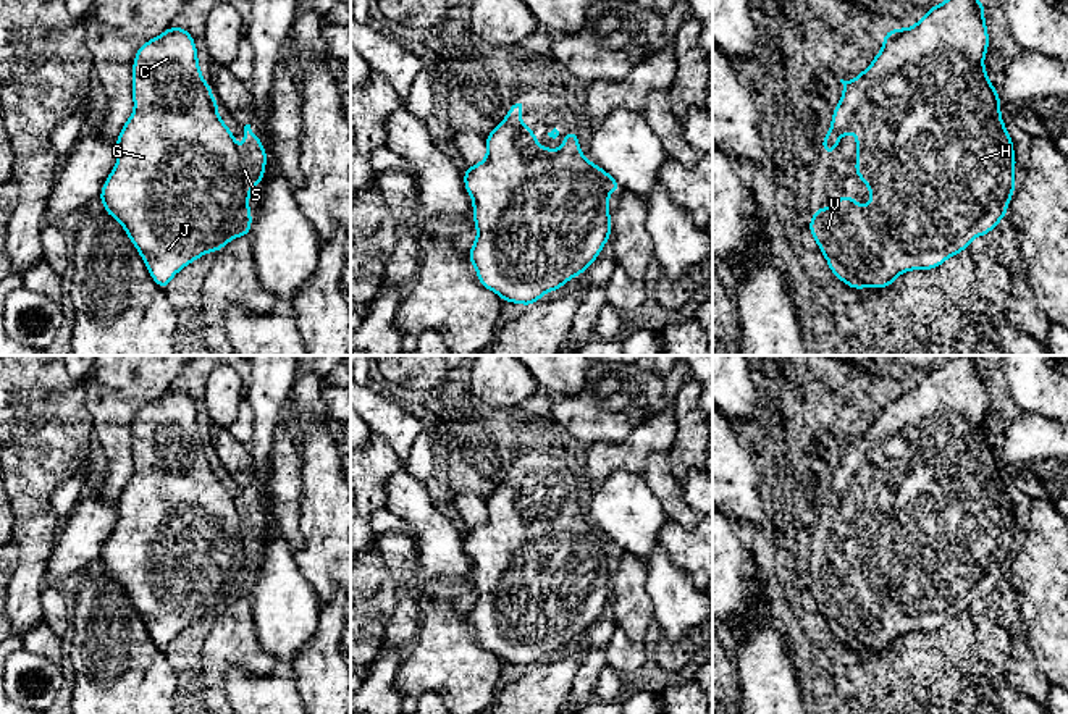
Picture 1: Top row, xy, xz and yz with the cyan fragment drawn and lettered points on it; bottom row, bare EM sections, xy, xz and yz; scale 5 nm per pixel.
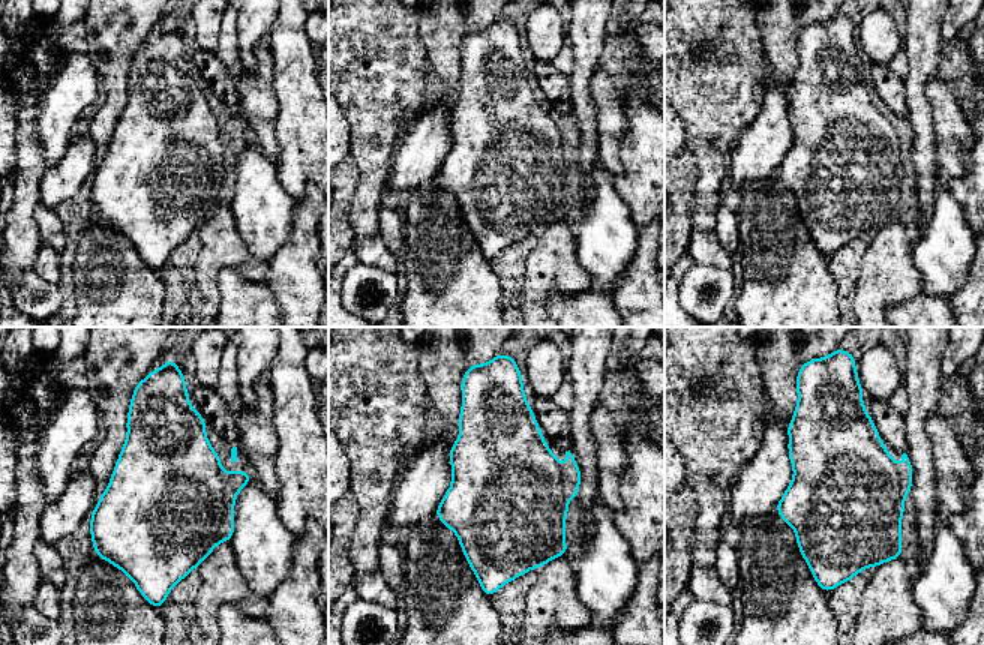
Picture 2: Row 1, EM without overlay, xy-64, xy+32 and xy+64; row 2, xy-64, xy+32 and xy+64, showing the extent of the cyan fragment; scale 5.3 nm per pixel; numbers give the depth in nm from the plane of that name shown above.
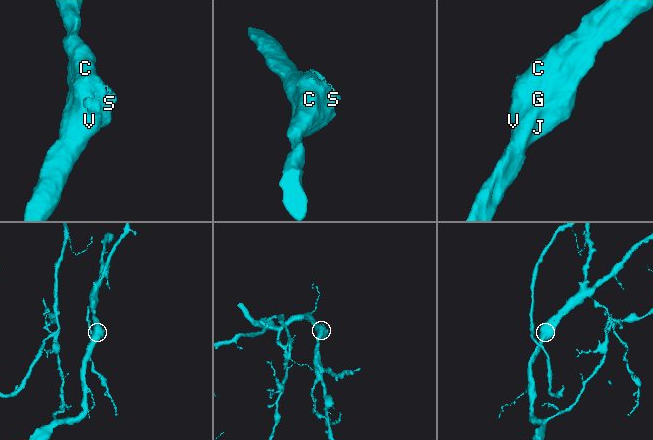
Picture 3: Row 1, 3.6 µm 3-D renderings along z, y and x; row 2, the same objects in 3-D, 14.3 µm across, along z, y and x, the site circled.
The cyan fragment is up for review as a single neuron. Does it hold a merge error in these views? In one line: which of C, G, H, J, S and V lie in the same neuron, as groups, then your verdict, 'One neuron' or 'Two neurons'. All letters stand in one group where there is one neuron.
Groups: C G H J S V. One neuron

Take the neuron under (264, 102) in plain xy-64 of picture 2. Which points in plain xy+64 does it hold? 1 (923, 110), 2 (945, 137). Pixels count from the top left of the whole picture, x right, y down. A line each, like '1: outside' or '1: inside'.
1: outside
2: inside

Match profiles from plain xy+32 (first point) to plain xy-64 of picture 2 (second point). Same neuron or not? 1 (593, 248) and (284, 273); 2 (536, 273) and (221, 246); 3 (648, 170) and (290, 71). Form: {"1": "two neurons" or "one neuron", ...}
{"1": "two neurons", "2": "one neuron", "3": "one neuron"}

